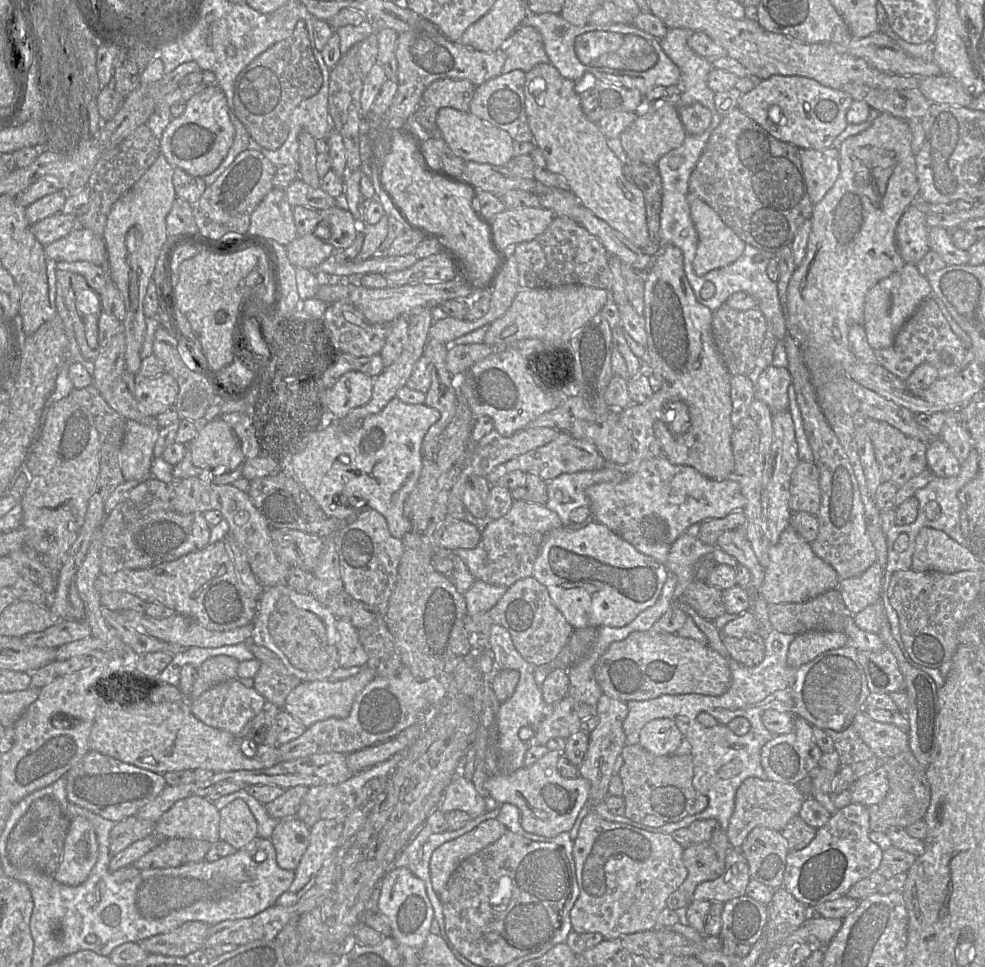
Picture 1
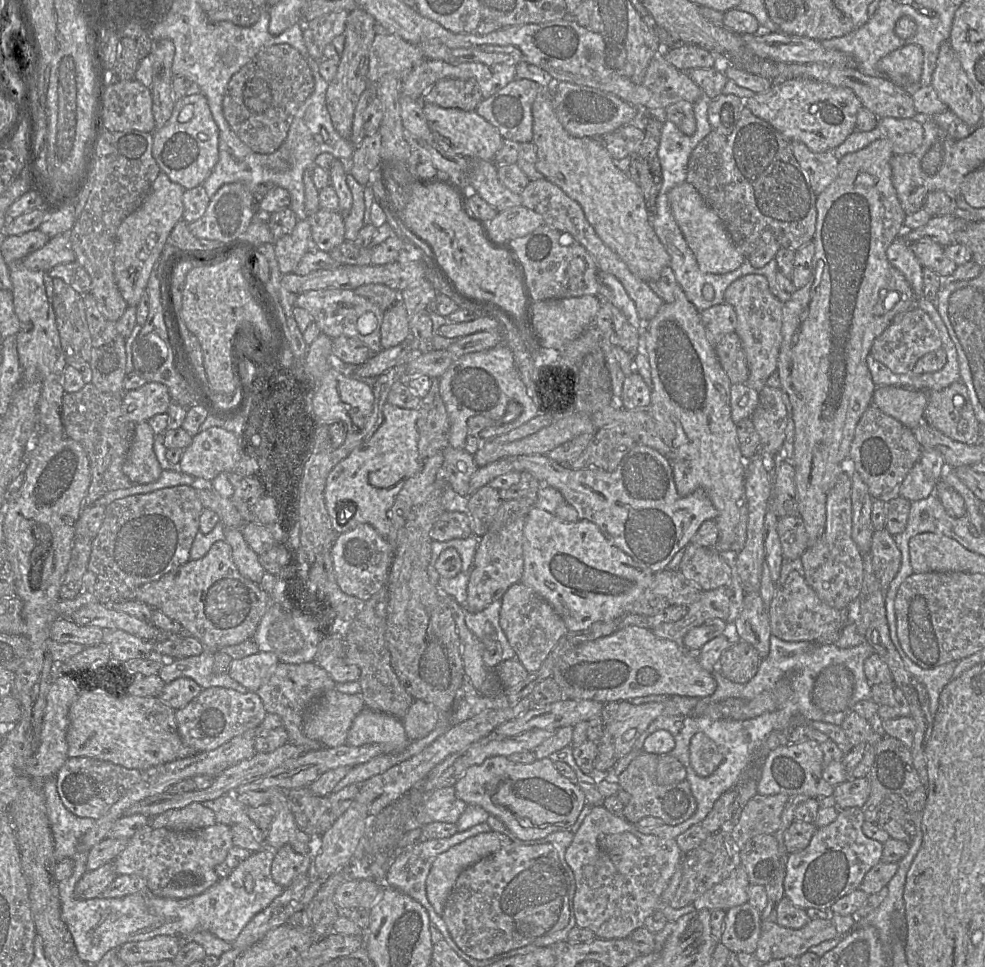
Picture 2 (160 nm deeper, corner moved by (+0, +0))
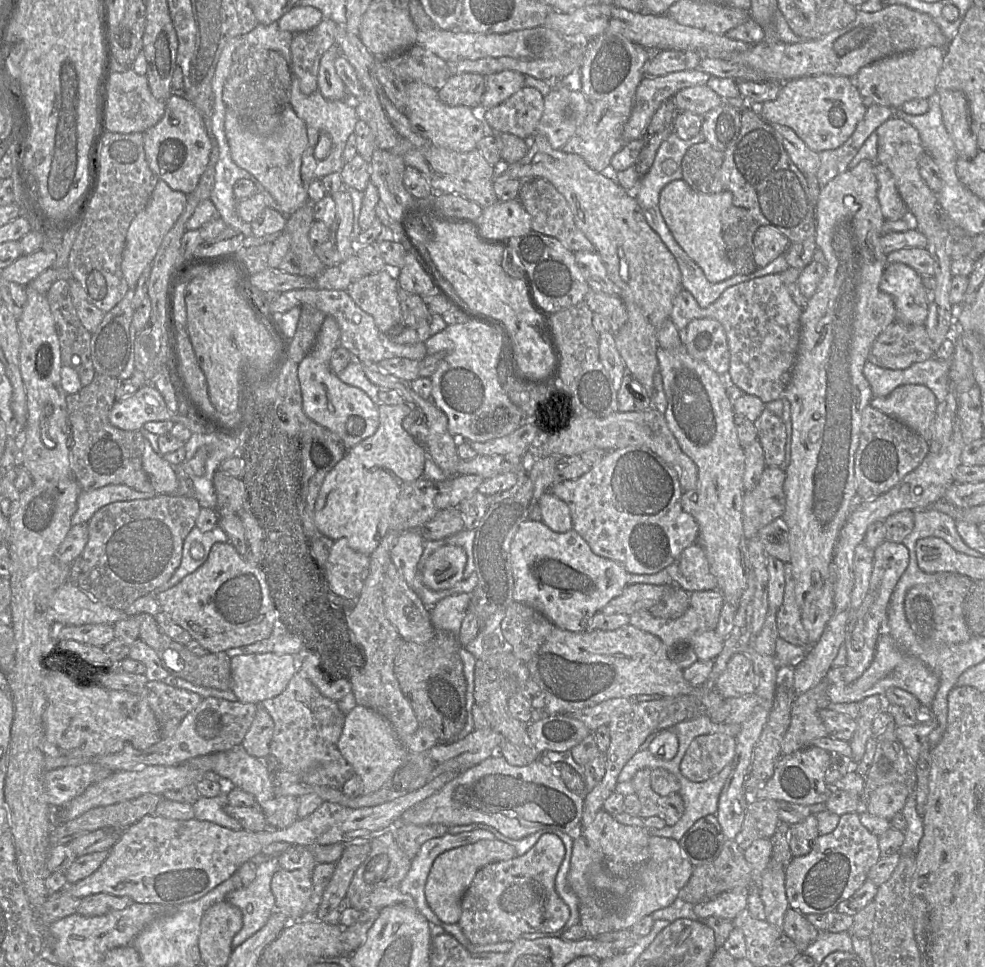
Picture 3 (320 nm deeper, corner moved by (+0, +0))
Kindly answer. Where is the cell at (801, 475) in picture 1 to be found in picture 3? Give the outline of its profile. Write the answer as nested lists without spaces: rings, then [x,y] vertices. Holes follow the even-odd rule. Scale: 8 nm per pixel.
[[[766,466],[755,488],[744,492],[742,522],[748,540],[757,536],[761,528],[783,516],[786,508],[785,478],[781,467]]]

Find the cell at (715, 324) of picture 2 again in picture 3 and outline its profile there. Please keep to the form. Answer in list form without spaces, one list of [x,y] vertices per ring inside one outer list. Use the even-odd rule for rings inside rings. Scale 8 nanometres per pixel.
[[[693,319],[680,331],[681,342],[693,358],[705,362],[719,375],[729,369],[729,347],[723,326],[715,319]]]

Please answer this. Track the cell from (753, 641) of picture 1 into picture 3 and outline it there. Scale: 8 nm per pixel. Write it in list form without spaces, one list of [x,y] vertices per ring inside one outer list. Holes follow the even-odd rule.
[[[738,652],[728,661],[715,688],[723,699],[727,699],[753,694],[755,686],[756,675],[752,661],[747,653]]]

